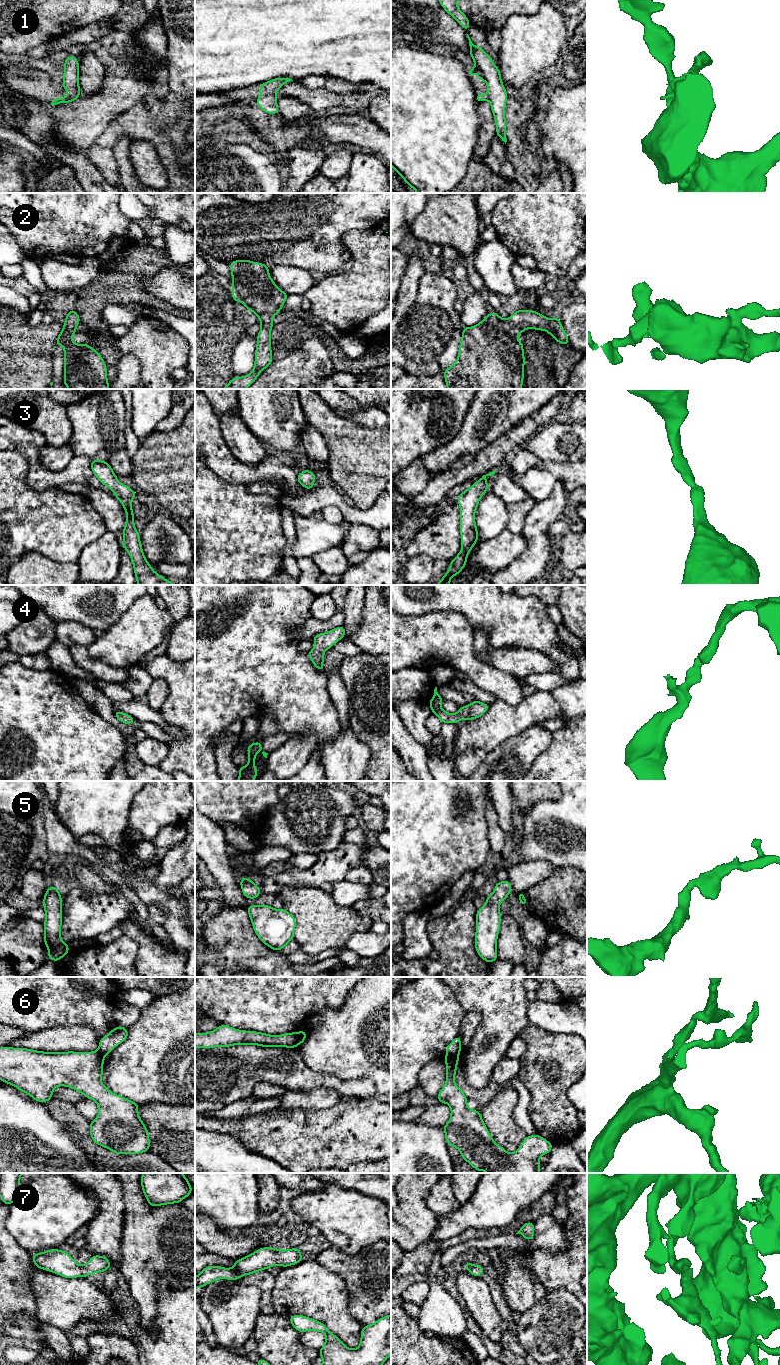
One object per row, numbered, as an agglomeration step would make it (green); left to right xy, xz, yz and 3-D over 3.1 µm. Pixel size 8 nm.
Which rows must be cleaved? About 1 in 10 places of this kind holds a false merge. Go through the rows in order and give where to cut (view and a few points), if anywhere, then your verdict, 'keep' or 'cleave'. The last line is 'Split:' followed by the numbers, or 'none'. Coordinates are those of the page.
1: cut in xz along (274, 94), (262, 96); cleave
2: no cut; keep
3: no cut; keep
4: no cut; keep
5: no cut; keep
6: cut in yz along (458, 1054), (446, 1056); cleave
7: no cut; keep
Split: 1, 6

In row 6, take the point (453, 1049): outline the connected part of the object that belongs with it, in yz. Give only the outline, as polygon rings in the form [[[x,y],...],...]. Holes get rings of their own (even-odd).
[[[458,1035],[447,1047],[446,1056],[457,1056],[461,1052],[461,1036]]]

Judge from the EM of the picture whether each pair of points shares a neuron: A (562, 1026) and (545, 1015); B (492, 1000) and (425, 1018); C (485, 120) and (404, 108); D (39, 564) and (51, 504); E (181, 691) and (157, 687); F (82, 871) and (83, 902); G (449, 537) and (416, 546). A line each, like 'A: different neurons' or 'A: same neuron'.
A: same neuron
B: different neurons
C: different neurons
D: different neurons
E: different neurons
F: different neurons
G: same neuron

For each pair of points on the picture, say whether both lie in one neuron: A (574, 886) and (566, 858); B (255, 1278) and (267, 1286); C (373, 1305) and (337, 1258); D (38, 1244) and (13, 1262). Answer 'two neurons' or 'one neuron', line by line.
A: two neurons
B: one neuron
C: one neuron
D: two neurons

